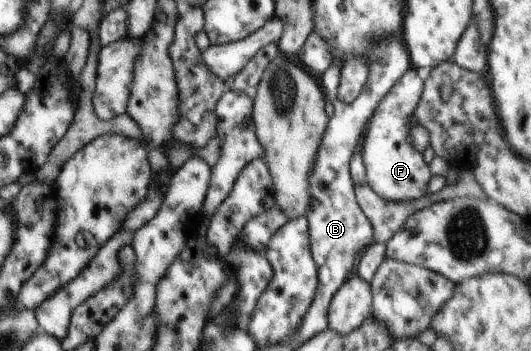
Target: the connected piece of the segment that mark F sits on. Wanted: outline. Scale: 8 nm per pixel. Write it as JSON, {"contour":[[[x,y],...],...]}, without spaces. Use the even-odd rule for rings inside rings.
{"contour":[[[410,66],[378,103],[359,149],[366,168],[367,184],[378,196],[395,203],[420,198],[432,176],[422,152],[415,149],[409,139],[410,118],[423,95],[423,80],[416,71]]]}

